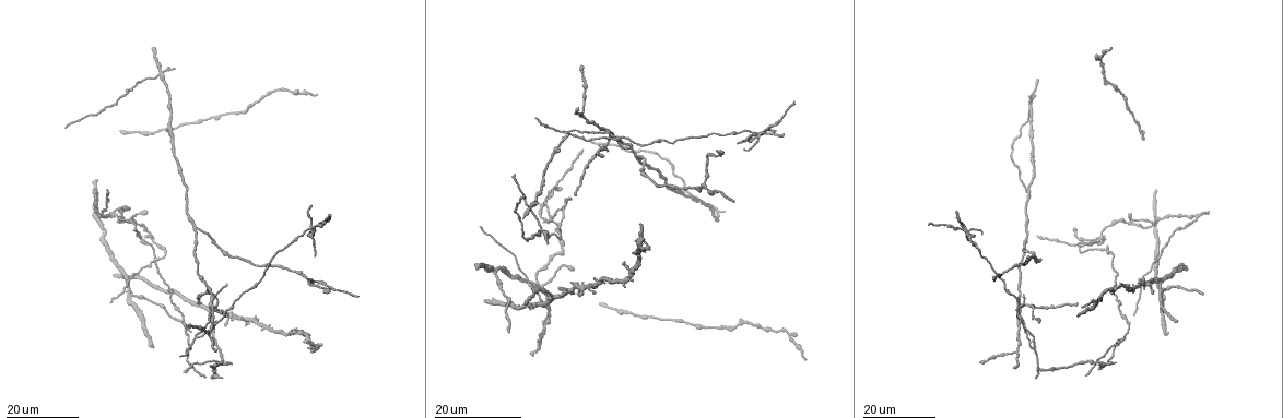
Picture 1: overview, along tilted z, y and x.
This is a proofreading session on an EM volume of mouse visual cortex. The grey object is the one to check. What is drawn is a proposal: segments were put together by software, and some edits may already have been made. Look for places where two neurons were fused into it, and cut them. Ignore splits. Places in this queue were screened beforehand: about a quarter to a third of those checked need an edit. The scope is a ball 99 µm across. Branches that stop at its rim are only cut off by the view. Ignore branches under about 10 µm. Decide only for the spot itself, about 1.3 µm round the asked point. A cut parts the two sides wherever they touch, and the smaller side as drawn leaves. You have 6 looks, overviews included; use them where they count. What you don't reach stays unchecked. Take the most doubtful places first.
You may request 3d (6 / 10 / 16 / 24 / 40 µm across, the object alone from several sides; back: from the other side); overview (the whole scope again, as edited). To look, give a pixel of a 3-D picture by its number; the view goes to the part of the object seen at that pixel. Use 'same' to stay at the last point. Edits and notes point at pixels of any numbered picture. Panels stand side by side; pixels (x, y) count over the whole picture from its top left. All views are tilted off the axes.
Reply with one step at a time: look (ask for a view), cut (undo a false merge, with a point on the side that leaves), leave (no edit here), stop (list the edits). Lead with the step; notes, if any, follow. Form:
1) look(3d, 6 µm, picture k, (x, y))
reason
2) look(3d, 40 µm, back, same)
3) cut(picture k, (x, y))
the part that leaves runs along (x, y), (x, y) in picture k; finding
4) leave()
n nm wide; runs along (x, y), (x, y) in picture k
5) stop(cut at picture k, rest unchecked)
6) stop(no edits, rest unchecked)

look(3d, 24 µm, picture 1, (211, 302))
branch point

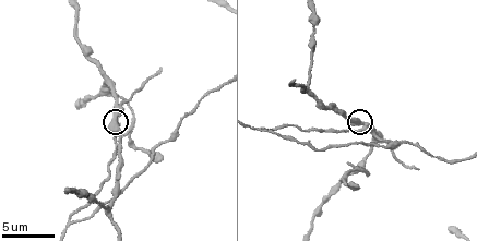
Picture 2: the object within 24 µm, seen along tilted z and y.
look(3d, 10 µm, picture 2, (360, 130))

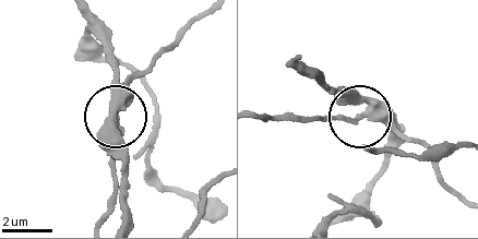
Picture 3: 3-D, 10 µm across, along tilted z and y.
cut(picture 3, (349, 120))
the part that leaves runs along (119, 105), (116, 190), (104, 217) in picture 3; two neurons meet here

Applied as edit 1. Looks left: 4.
look(3d, 16 µm, picture 1, (112, 213))
four or more arms meet

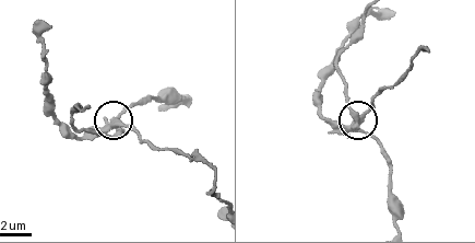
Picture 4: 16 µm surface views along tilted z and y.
look(3d, 6 µm, picture 4, (114, 120))
zoom in

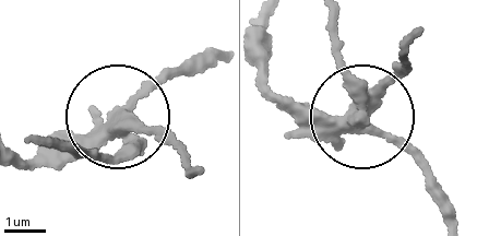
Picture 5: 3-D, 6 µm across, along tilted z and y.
cut(picture 5, (106, 157))
300 nm wide; the part that leaves runs along (122, 127), (189, 164) in picture 5; two neurons meet here

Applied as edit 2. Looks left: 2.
look(3d, 16 µm, picture 1, (162, 74))
four arms meet

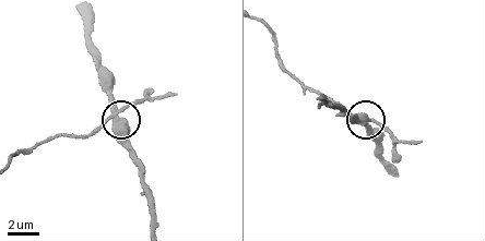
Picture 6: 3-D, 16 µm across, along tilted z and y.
look(3d, 6 µm, picture 6, (122, 120))

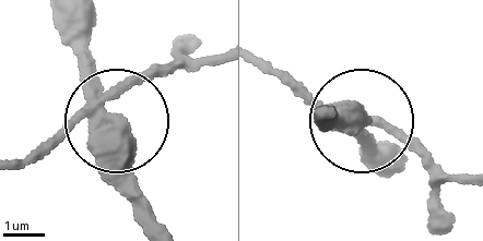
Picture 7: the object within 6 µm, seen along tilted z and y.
cut(picture 7, (48, 144))
the part that leaves runs along (91, 106), (19, 156) in picture 7; a second neuron is stuck on

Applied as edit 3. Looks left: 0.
stop(cut at picture 3, cut at picture 5, cut at picture 7, rest unchecked)

